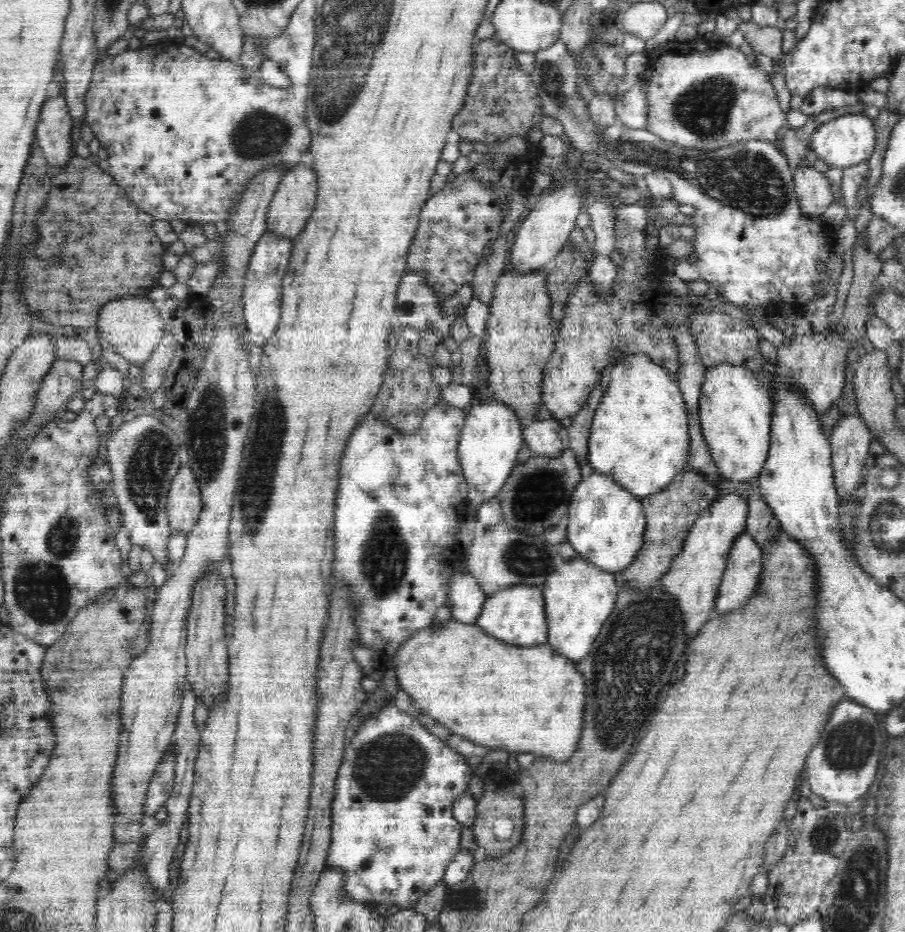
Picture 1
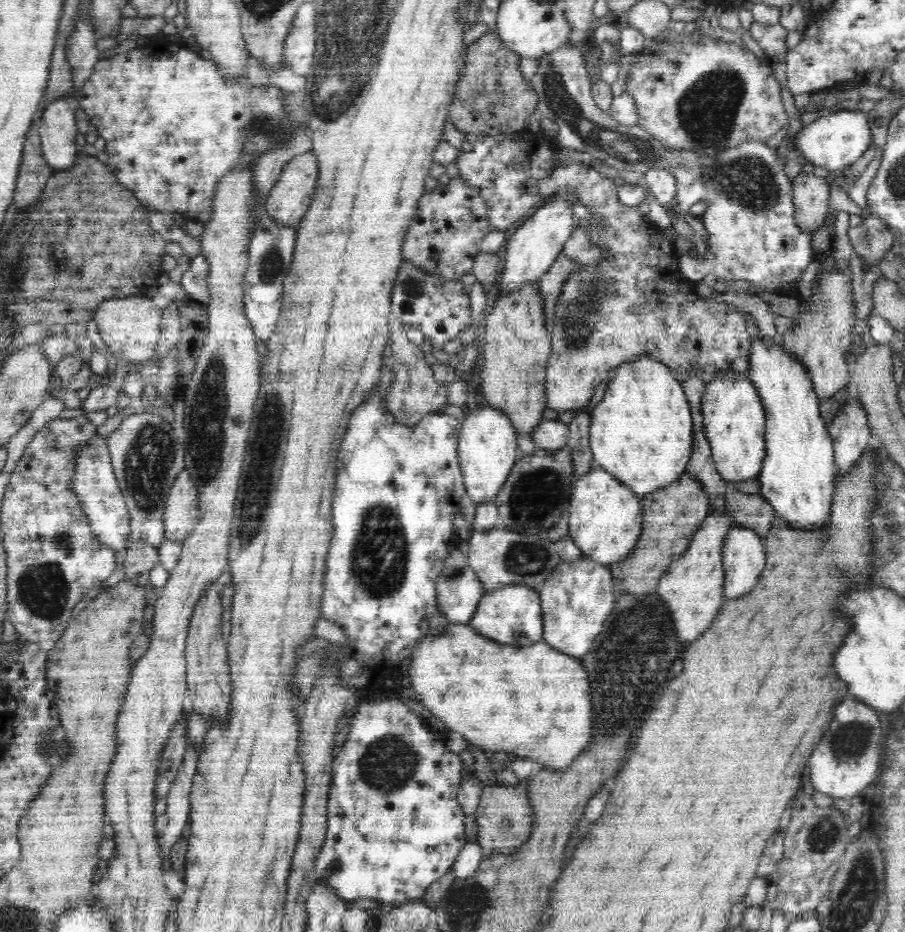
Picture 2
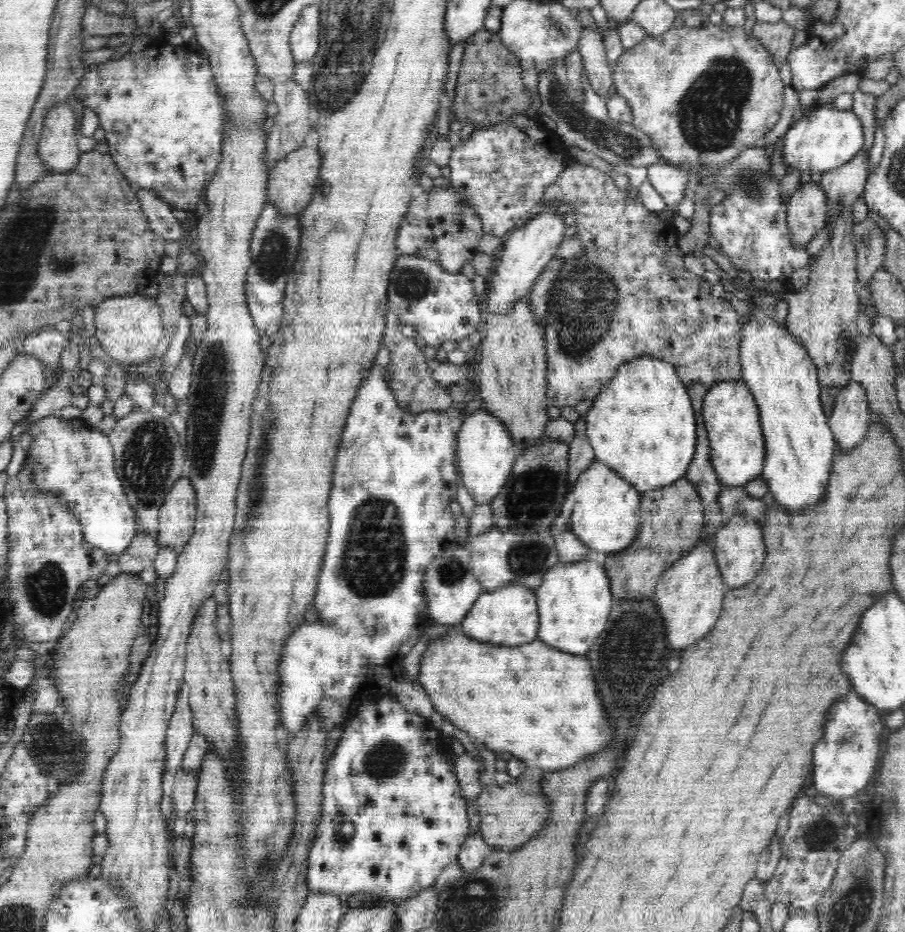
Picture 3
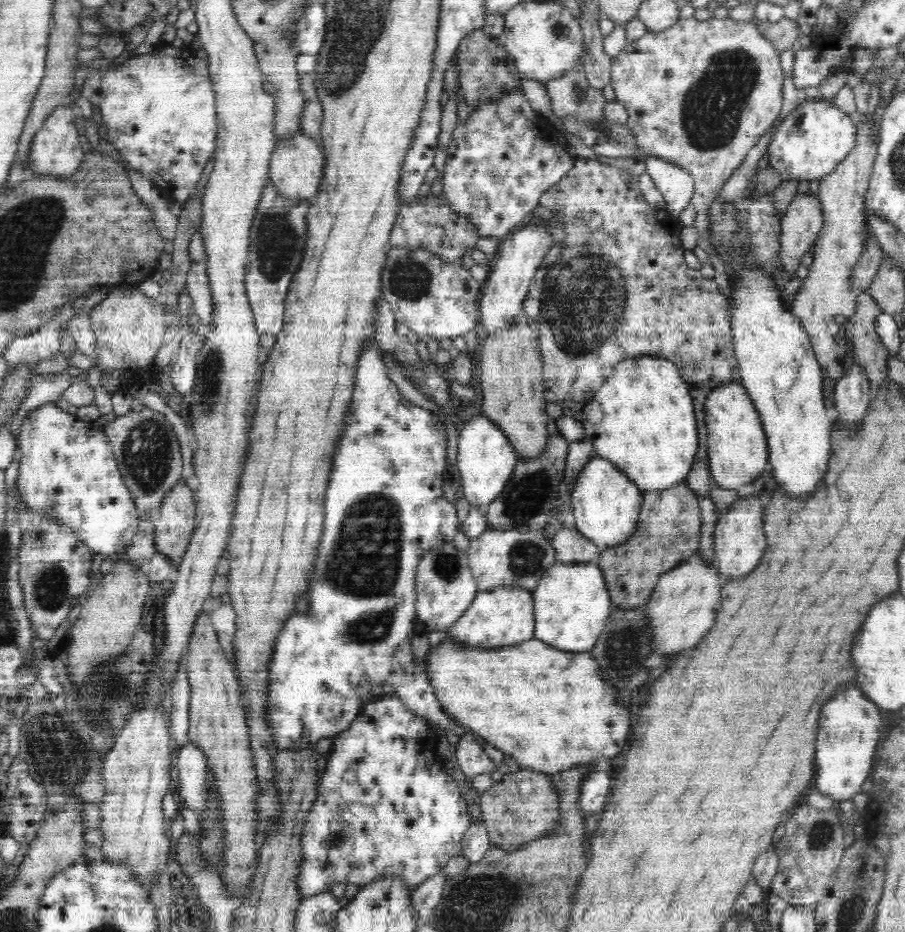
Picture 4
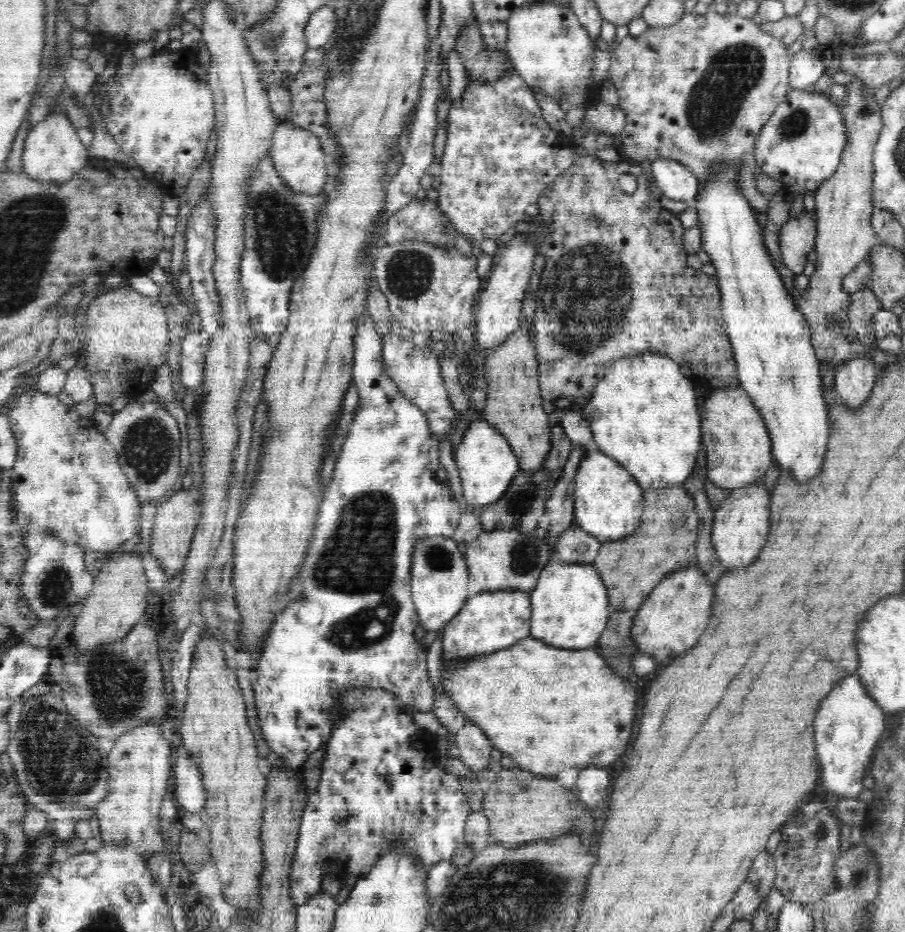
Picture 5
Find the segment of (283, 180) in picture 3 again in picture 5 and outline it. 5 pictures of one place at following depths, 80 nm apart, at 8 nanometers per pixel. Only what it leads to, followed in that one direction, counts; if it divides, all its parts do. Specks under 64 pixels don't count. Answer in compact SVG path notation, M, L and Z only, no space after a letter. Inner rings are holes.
M290 121L280 122L272 136L270 153L280 177L288 182L294 191L315 194L323 190L331 170L328 166L328 156L322 150L320 138L313 131Z

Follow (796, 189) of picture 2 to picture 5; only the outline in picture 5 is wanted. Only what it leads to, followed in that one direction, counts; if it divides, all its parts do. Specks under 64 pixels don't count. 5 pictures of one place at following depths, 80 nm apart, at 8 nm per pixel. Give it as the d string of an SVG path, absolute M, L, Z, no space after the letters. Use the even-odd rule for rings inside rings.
M804 210L800 216L790 216L784 228L780 229L781 262L794 275L804 274L808 252L815 249L817 219Z

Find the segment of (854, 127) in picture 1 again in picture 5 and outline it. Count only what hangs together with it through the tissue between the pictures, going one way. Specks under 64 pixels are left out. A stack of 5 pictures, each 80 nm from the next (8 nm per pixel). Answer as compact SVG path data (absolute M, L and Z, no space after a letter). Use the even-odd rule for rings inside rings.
M792 88L788 98L784 95L782 102L775 107L774 114L771 114L760 130L760 136L755 136L756 148L753 148L755 166L758 171L782 181L783 188L789 190L791 195L804 196L810 191L816 192L822 182L830 178L838 168L845 135L846 128L843 126L842 116L838 107L832 104L832 99L828 100L824 93L804 94L800 89Z

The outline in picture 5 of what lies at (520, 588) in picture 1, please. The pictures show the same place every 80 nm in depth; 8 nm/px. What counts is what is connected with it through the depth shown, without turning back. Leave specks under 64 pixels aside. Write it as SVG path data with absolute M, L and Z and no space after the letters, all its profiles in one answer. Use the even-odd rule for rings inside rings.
M474 589L463 603L462 610L459 610L443 629L443 672L450 672L452 666L464 666L478 656L498 653L530 637L530 606L529 593Z

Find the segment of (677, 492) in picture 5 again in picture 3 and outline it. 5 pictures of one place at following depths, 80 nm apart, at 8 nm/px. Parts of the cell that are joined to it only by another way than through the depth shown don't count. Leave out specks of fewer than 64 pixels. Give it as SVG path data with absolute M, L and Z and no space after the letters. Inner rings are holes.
M681 478L674 485L641 495L640 526L636 538L626 549L608 555L605 560L612 594L638 601L652 598L662 573L696 548L704 536L704 505L692 481Z

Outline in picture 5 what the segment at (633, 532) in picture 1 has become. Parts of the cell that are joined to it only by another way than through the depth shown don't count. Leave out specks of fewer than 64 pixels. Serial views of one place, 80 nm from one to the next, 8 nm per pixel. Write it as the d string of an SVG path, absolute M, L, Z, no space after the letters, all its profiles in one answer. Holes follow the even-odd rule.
M594 446L579 462L575 475L574 524L603 543L620 540L632 534L641 521L643 490L633 475L617 459Z

